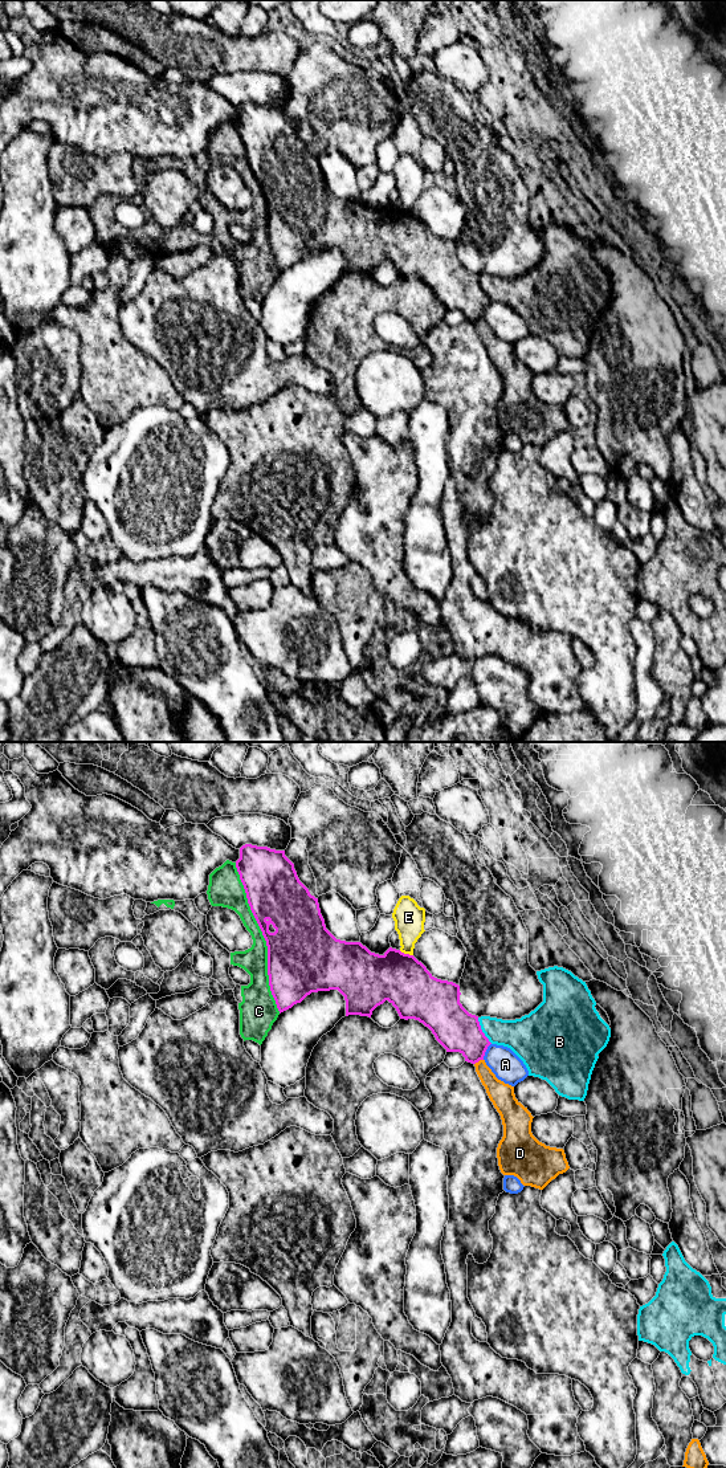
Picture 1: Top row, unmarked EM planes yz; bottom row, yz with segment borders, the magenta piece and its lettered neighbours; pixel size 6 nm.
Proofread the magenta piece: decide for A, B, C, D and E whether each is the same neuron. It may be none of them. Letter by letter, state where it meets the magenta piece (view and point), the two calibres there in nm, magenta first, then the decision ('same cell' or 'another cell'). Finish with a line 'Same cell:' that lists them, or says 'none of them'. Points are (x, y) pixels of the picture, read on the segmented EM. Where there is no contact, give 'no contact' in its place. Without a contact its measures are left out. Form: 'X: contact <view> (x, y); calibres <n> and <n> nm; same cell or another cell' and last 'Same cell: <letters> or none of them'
A: contact yz (485, 1051); calibres 260 and 180 nm; another cell
B: contact yz (481, 1031); calibres 260 and 220 nm; another cell
C: contact yz (264, 937); calibres 420 and 160 nm; another cell
D: contact yz (478, 1060); calibres 260 and 150 nm; another cell
E: contact yz (406, 954); calibres 300 and 180 nm; another cell
Same cell: none of them

